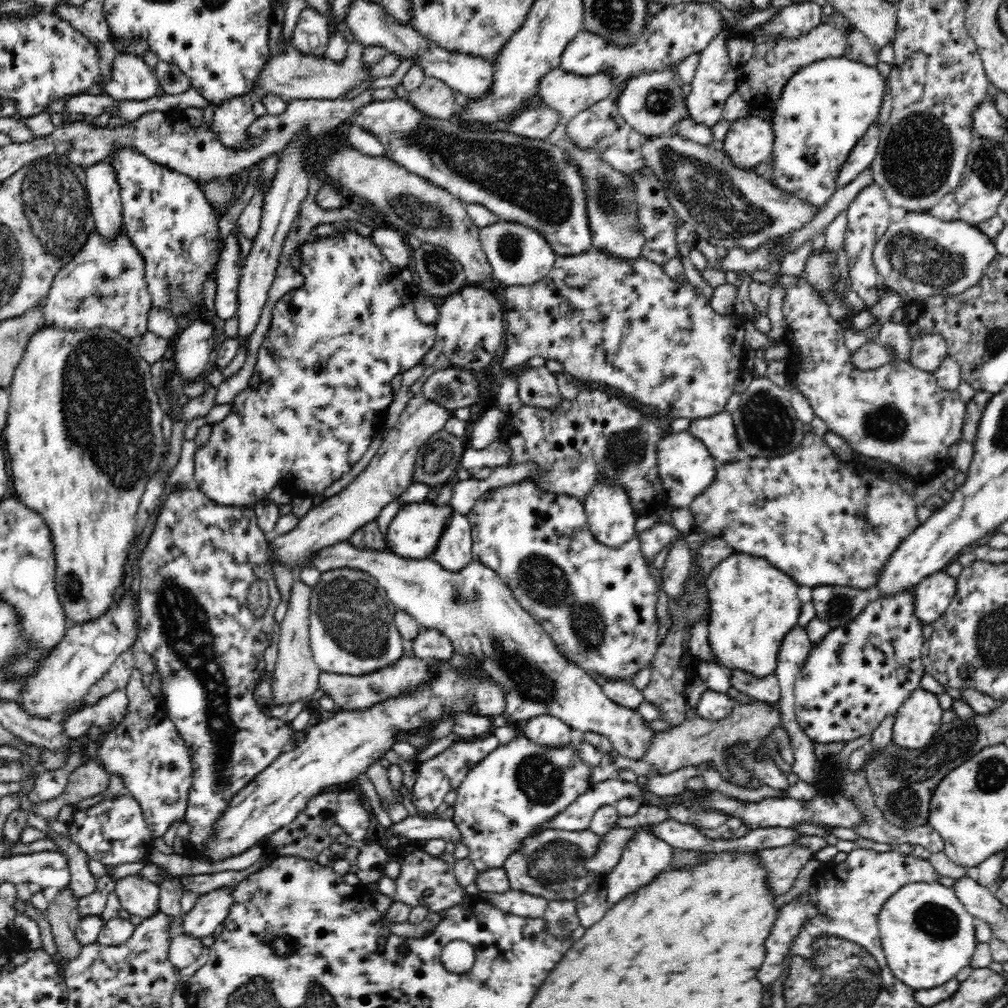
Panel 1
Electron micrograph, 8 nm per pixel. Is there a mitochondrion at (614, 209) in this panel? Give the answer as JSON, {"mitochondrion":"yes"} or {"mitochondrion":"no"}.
{"mitochondrion":"yes"}

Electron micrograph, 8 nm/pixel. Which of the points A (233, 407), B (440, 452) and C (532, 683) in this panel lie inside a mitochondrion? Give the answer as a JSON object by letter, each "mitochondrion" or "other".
{"A":"other","B":"mitochondrion","C":"mitochondrion"}

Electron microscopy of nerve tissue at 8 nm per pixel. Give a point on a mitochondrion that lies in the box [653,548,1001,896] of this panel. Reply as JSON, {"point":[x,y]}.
{"point":[910,773]}

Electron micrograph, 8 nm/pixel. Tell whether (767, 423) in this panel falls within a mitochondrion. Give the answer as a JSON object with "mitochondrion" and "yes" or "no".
{"mitochondrion":"yes"}

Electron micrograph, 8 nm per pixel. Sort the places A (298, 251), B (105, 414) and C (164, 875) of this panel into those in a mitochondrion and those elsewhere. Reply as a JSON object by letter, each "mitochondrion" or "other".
{"A":"other","B":"mitochondrion","C":"other"}

